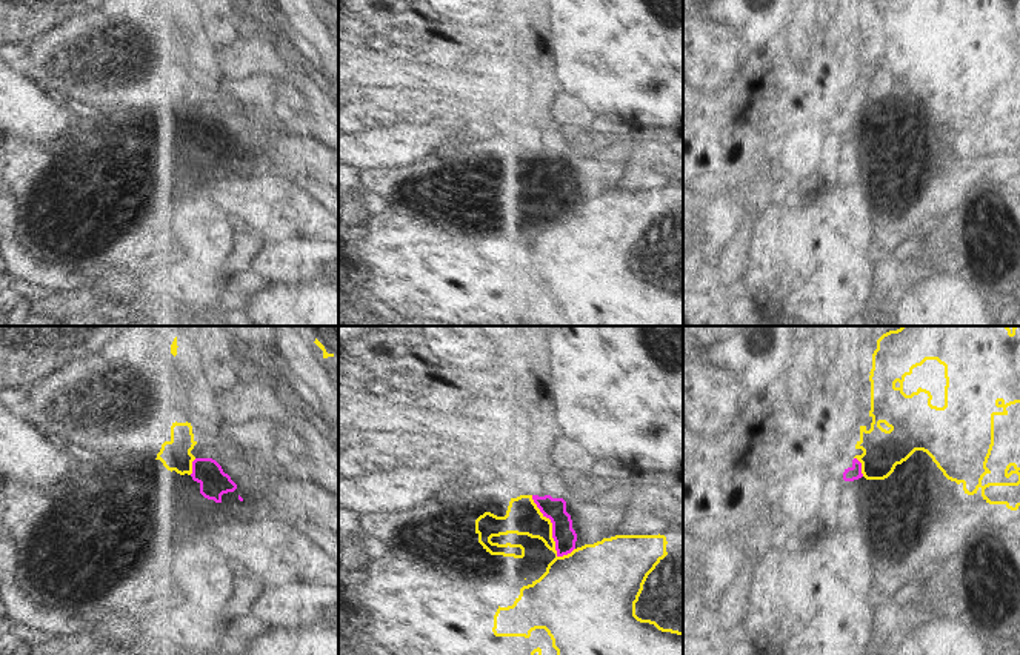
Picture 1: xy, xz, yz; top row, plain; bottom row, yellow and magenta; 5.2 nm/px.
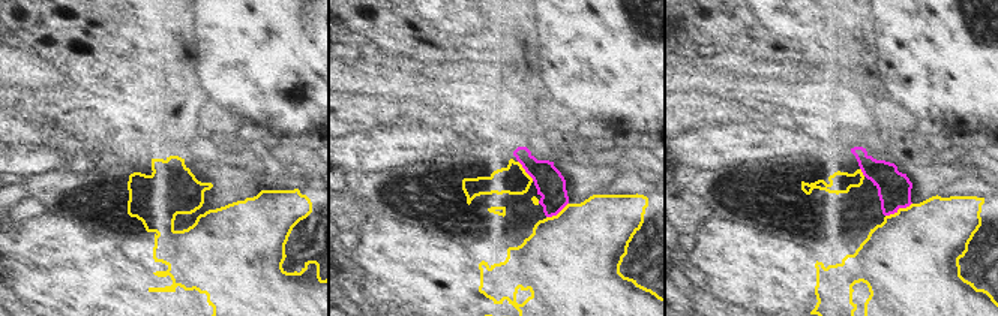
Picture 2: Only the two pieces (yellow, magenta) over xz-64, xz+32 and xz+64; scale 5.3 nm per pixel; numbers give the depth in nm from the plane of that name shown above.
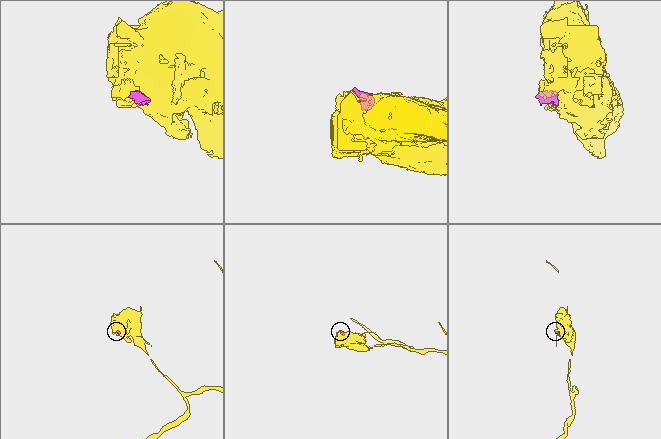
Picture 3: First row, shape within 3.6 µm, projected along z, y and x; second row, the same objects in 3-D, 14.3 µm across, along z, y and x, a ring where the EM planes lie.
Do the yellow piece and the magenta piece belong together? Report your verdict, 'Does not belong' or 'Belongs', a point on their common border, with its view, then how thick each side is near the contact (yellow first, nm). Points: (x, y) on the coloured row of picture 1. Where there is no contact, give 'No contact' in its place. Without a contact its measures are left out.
Belongs. Touches yellow at xz (551, 531). Thickness 220 nm (yellow) against 120 nm.

